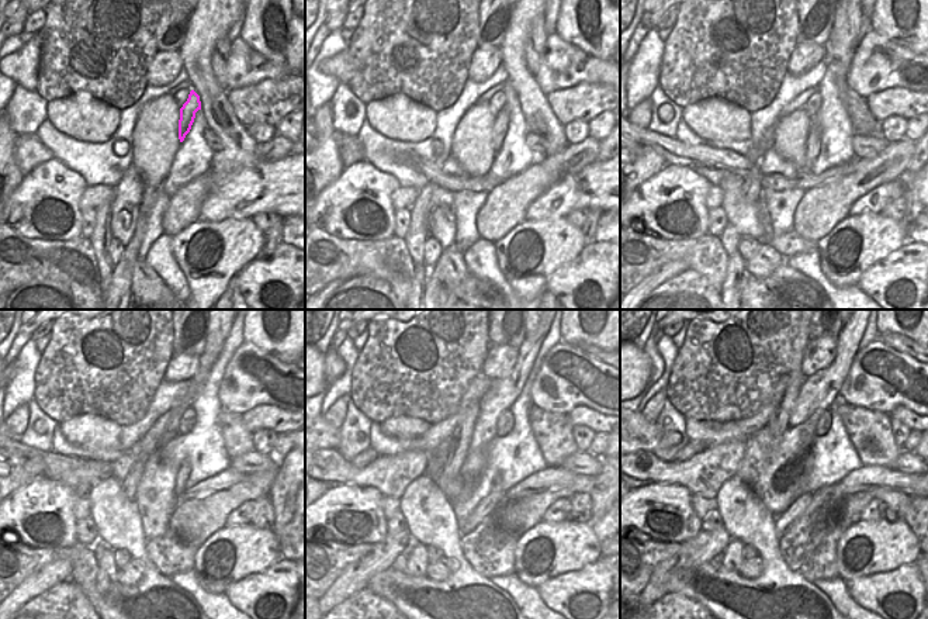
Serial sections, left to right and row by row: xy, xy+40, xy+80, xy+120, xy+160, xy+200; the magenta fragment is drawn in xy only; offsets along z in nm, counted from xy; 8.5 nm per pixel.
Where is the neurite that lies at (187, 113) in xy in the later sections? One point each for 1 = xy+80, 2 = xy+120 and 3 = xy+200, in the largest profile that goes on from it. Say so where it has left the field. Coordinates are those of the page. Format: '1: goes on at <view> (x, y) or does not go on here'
1: goes on at xy+80 (813, 142)
2: goes on at xy+120 (183, 470)
3: goes on at xy+200 (783, 522)

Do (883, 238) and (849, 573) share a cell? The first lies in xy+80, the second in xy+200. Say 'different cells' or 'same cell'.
same cell

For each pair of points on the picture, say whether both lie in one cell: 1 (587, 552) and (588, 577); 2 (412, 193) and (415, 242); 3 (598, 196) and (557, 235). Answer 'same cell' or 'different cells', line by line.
1: different cells
2: different cells
3: different cells

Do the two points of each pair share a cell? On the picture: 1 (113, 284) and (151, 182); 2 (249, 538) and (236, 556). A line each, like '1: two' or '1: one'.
1: one
2: one

